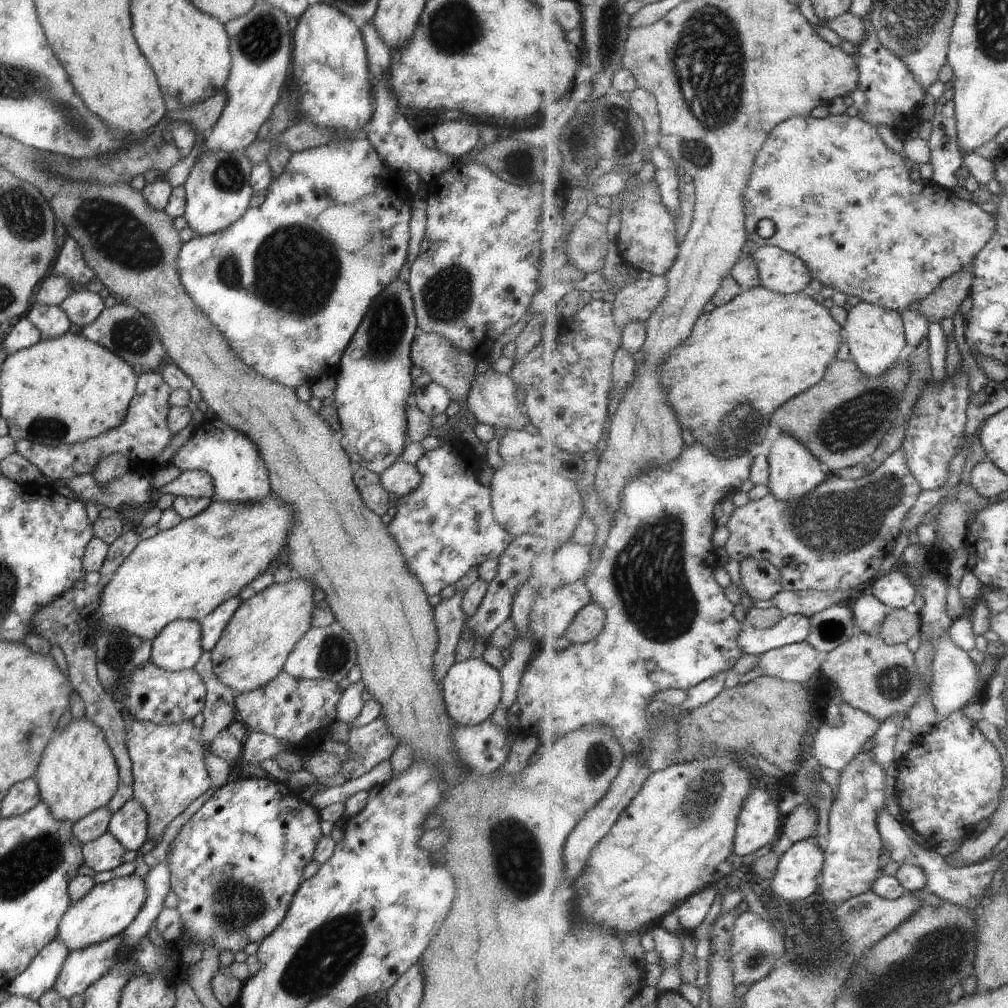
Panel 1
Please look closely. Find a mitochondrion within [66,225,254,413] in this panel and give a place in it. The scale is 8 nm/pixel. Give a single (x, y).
(132, 336)

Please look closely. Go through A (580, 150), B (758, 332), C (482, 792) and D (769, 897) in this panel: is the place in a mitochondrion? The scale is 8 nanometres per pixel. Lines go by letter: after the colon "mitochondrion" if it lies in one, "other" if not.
A: mitochondrion
B: other
C: other
D: other

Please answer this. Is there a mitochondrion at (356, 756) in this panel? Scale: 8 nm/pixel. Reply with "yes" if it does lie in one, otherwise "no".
yes

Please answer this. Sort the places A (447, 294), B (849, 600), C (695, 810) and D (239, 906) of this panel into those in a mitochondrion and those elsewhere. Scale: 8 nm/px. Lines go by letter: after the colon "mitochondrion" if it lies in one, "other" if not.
A: mitochondrion
B: other
C: mitochondrion
D: mitochondrion

